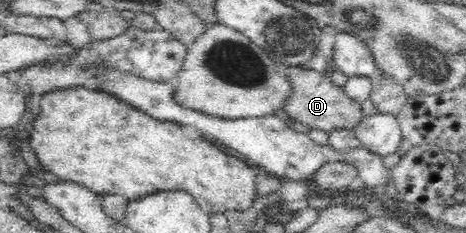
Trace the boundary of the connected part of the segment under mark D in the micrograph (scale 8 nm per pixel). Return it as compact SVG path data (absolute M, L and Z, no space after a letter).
M304 66L280 67L294 82L294 93L290 94L289 100L282 106L282 110L289 118L298 123L306 125L310 129L318 129L331 133L331 130L340 130L343 128L353 129L365 118L362 103L357 102L346 93L344 87L335 86L331 77L325 73L311 70Z

